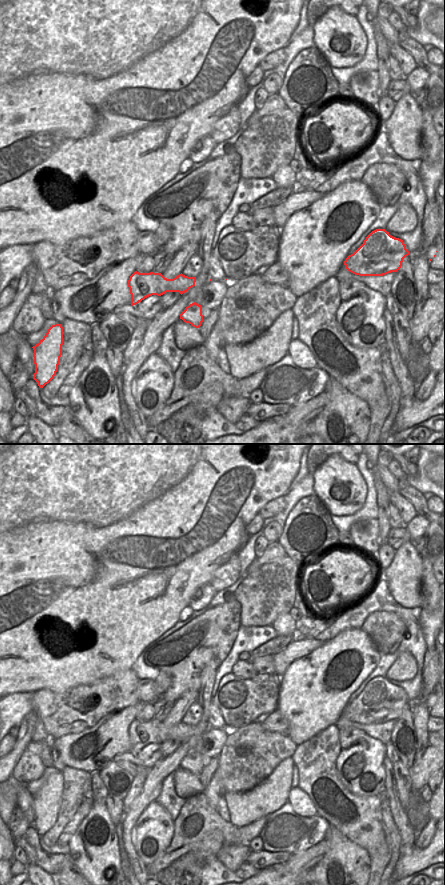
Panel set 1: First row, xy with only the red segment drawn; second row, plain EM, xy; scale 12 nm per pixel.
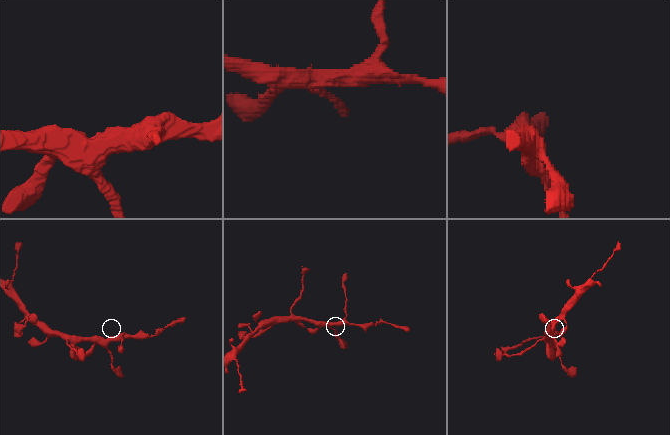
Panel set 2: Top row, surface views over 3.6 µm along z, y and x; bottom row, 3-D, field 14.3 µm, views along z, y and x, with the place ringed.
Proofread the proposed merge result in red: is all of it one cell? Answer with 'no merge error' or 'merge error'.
no merge error

